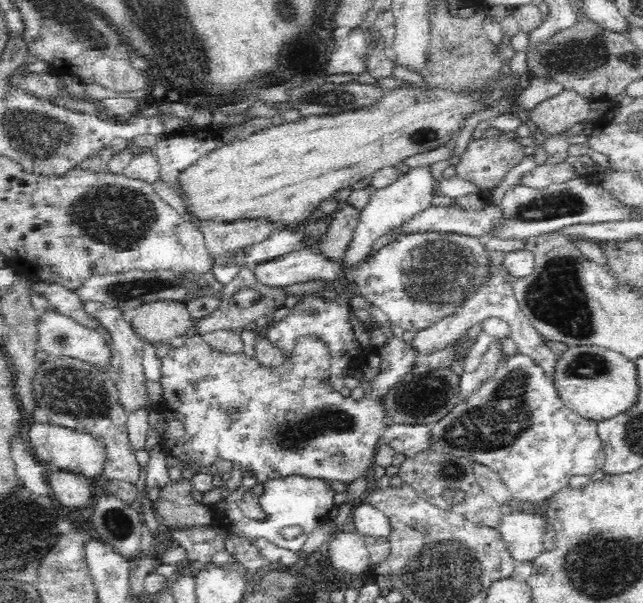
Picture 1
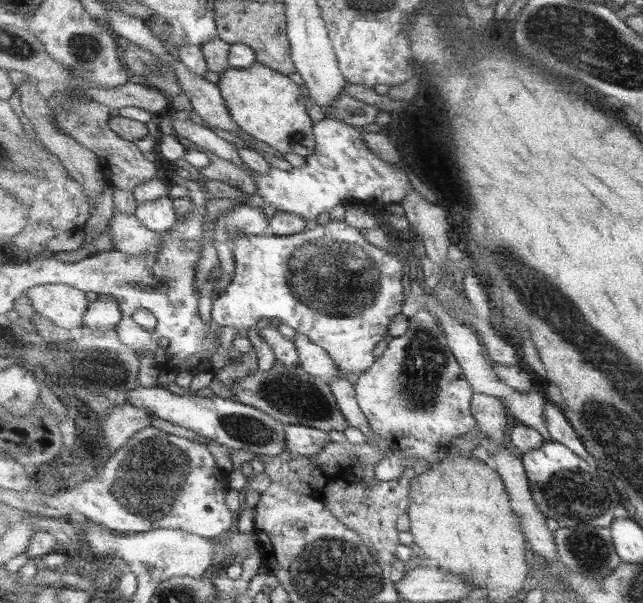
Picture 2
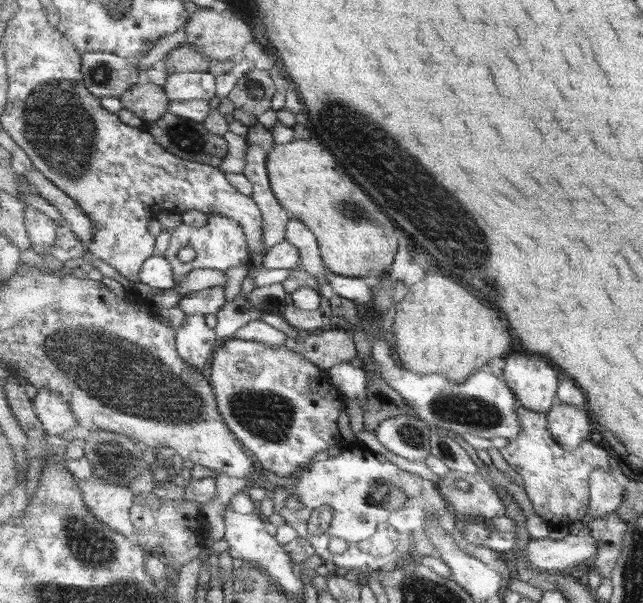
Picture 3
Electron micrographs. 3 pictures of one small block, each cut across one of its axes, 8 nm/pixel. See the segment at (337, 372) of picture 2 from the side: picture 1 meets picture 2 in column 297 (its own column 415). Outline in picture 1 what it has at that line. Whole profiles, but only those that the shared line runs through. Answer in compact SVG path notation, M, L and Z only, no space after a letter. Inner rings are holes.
M504 263L498 264L498 266L494 266L494 264L488 266L488 276L482 282L482 286L478 286L478 290L475 290L475 294L466 299L452 314L444 316L442 320L438 320L434 324L430 324L424 330L417 331L411 340L413 347L417 348L420 356L429 355L453 345L462 335L466 334L469 328L480 324L487 318L501 318L510 325L509 336L517 344L519 352L533 357L534 362L545 369L546 375L553 378L557 356L546 346L541 334L531 325L530 319L518 305L518 301L514 297L513 282L515 280L515 276L508 272L508 268L504 266Z

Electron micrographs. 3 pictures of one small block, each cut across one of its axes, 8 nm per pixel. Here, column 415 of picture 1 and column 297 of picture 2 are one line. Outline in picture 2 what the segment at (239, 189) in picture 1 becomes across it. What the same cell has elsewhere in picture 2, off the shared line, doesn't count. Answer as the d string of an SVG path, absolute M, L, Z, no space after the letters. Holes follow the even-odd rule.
M257 62L251 68L227 70L221 74L217 84L233 115L232 119L243 131L266 142L281 154L293 153L305 159L316 154L313 118L307 112L301 86L295 84L289 76Z

